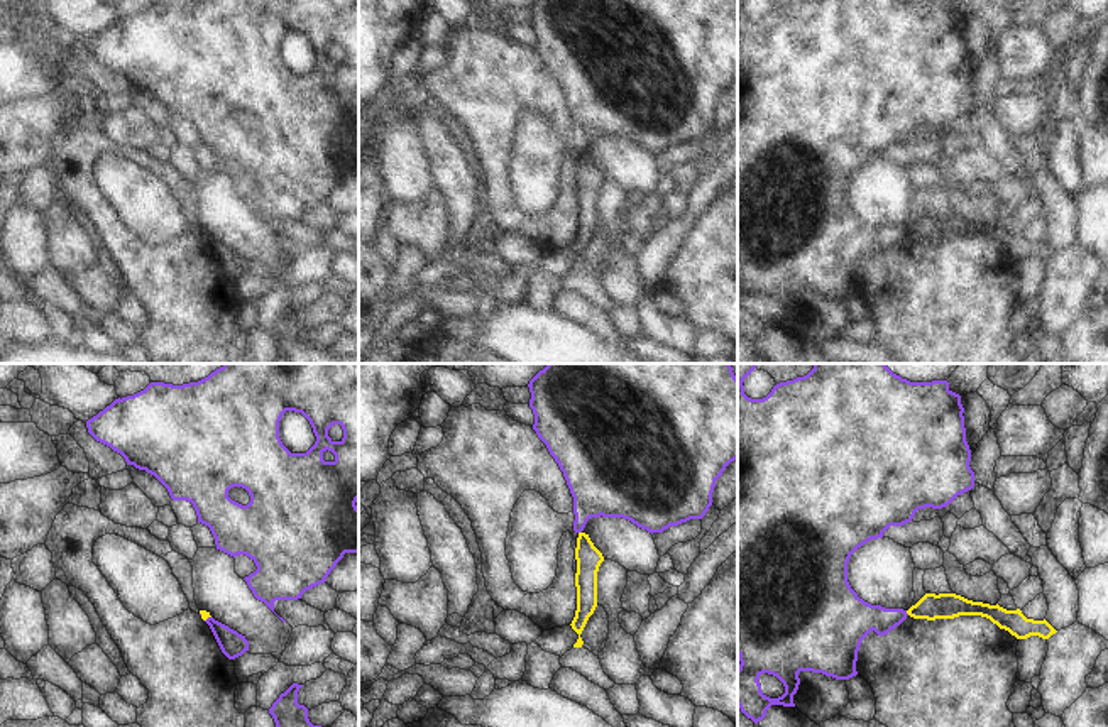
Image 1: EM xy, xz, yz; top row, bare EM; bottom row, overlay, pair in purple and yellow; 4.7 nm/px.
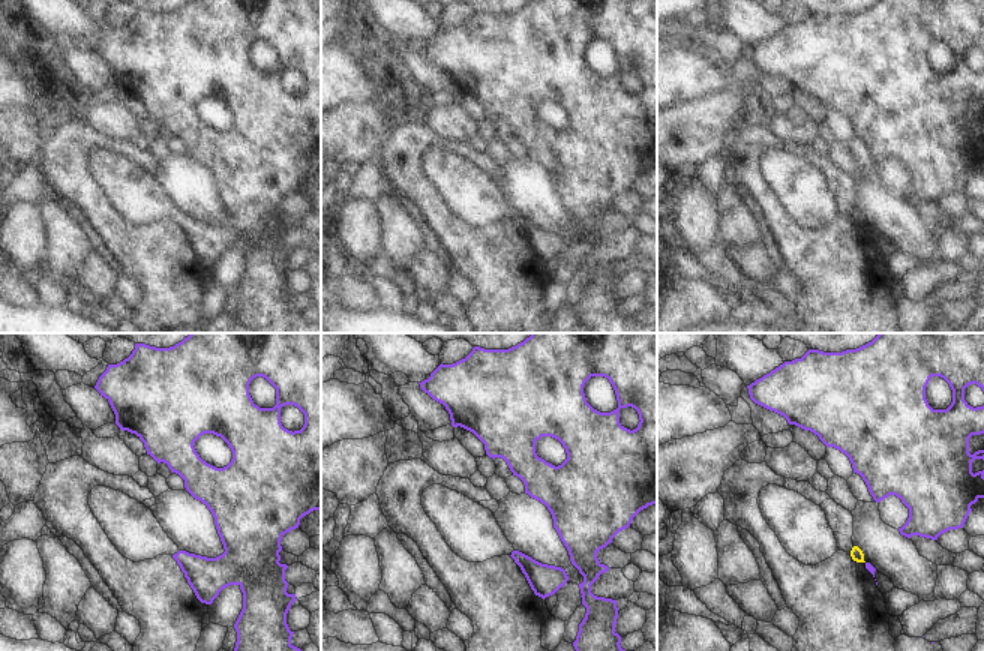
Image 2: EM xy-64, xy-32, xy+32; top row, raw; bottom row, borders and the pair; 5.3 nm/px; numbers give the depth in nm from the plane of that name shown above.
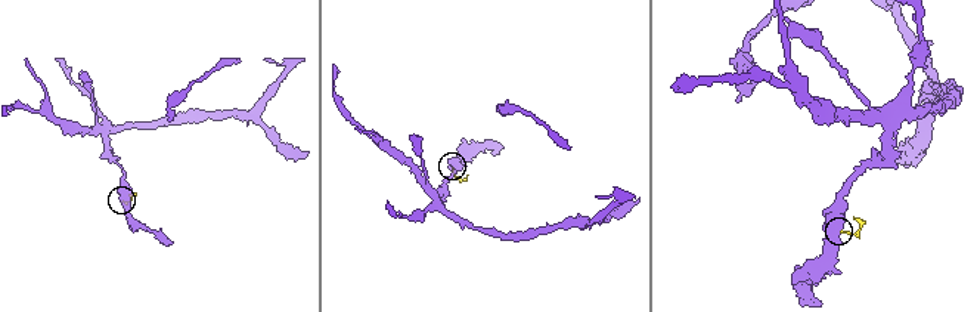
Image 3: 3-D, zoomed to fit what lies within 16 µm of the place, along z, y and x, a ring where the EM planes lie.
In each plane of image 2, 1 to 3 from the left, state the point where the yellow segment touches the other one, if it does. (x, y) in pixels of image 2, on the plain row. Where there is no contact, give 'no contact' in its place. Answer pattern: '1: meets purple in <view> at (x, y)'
1: no contact
2: no contact
3: no contact

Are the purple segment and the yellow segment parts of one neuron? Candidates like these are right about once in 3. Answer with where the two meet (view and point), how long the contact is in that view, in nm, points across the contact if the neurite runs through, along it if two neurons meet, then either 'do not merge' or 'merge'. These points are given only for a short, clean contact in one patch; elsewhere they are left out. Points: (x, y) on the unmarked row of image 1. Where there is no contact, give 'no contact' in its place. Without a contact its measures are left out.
yz (905, 234) | 30 nm | along yz (905, 232), (909, 235) | do not merge

